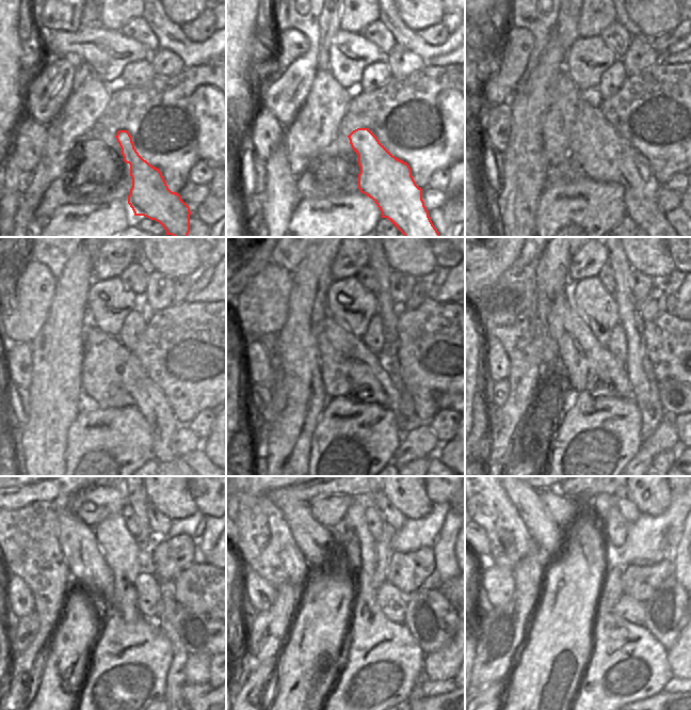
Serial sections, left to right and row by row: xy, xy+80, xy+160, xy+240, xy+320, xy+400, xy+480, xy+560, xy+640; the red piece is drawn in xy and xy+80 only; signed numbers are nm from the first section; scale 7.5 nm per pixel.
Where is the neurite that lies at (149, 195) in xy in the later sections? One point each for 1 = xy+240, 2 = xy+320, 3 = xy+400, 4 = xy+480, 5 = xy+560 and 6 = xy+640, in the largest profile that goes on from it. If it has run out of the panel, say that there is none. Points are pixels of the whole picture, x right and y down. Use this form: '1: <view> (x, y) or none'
1: xy+240 (111, 375)
2: xy+320 (349, 368)
3: xy+400 (587, 365)
4: xy+480 (85, 562)
5: xy+560 (312, 539)
6: xy+640 (546, 533)

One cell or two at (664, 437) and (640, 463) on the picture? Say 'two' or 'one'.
one

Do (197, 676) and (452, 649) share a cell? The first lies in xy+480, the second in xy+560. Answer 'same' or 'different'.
same

